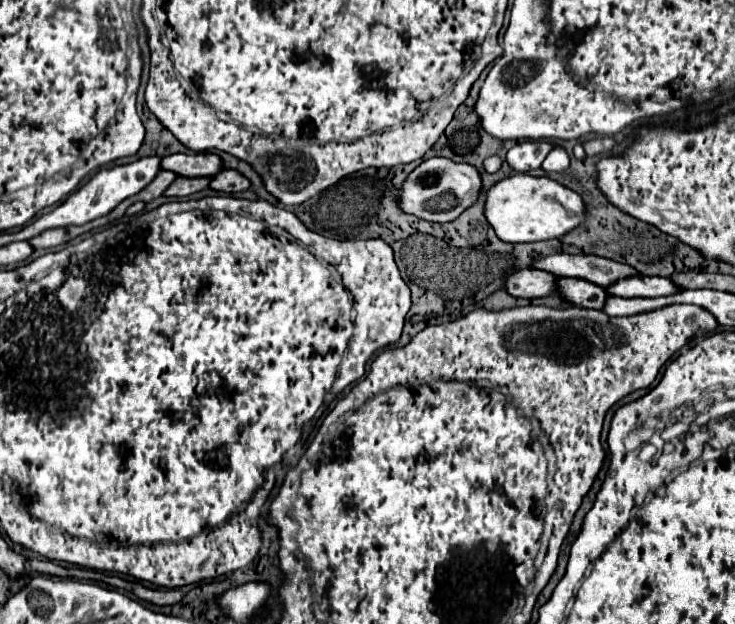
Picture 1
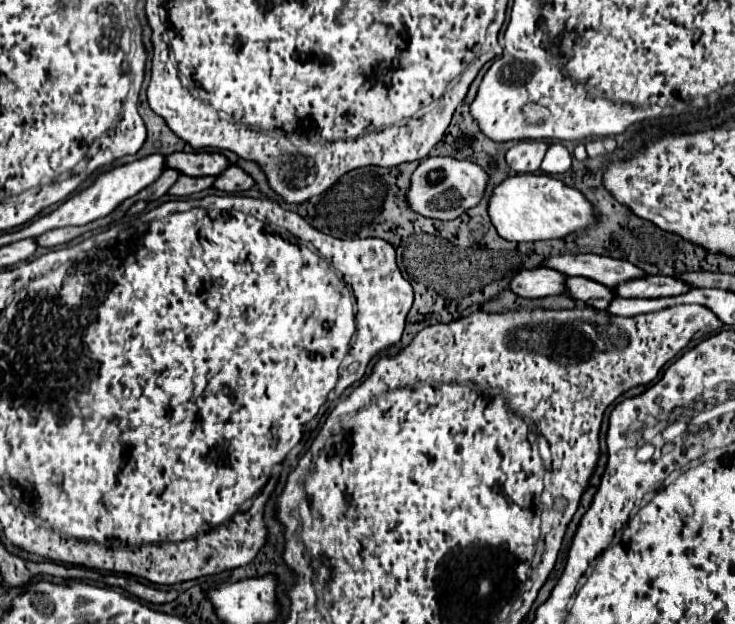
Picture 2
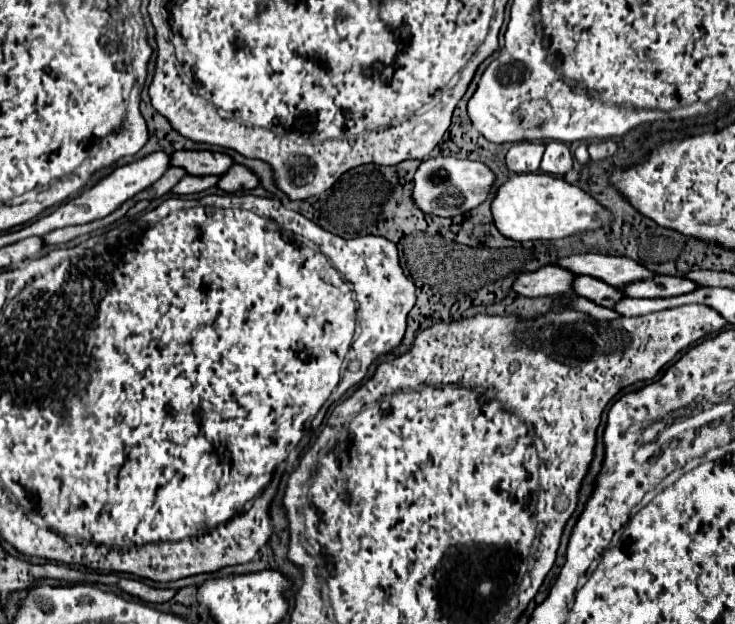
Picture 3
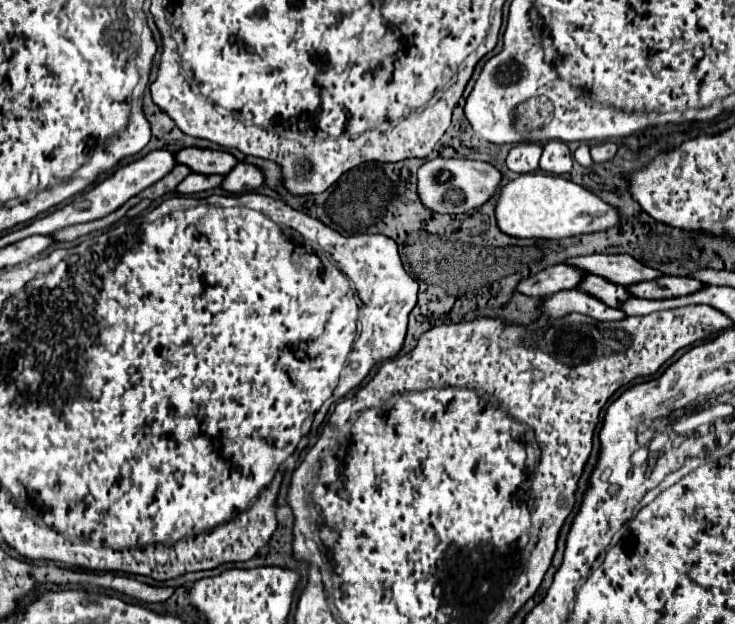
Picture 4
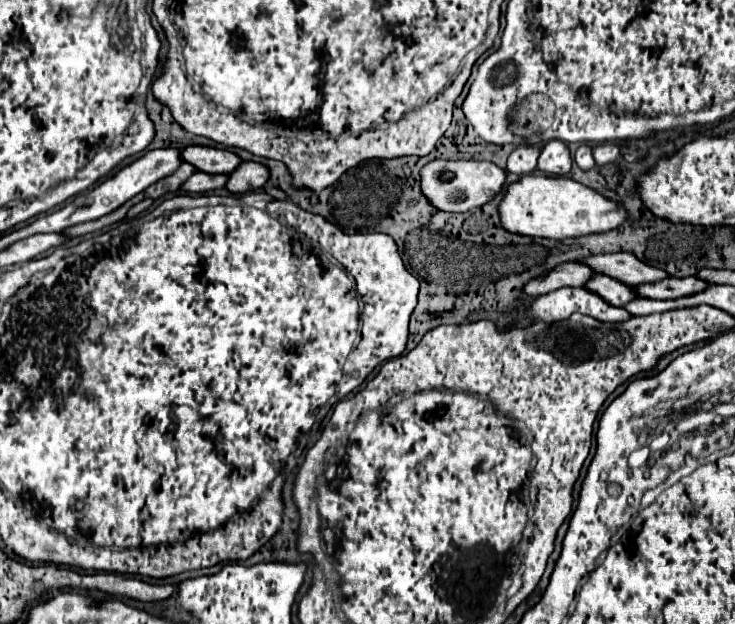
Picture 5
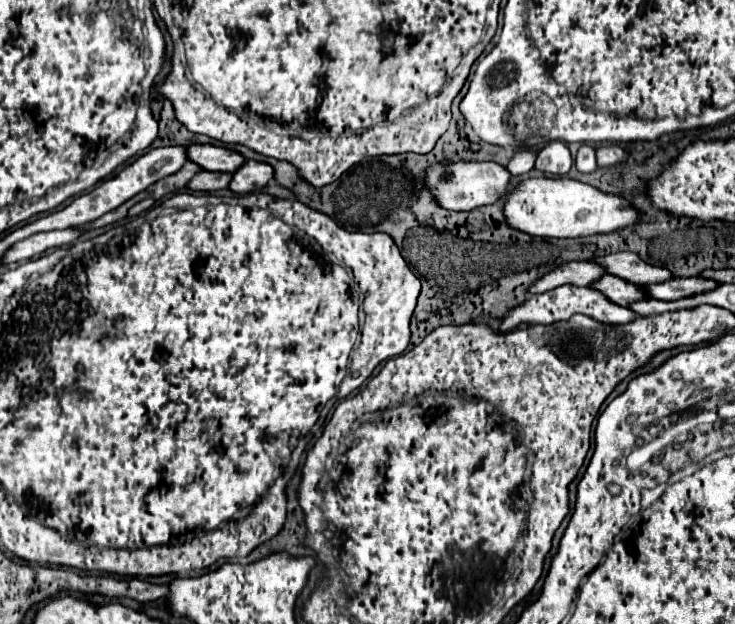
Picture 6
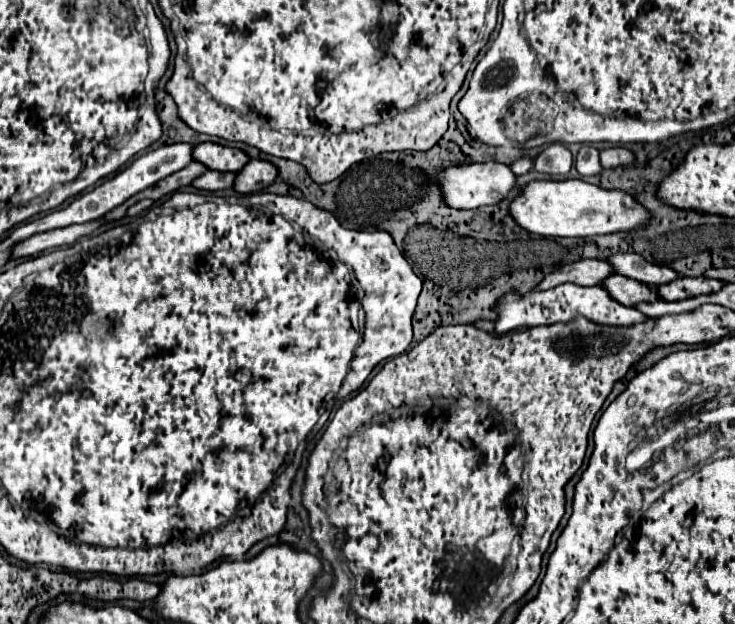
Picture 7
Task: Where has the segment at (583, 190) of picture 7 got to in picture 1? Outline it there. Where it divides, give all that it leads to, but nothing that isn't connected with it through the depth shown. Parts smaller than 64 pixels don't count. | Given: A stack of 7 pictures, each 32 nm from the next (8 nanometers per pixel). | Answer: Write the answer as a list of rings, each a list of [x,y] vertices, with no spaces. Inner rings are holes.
[[[514,174],[496,182],[486,192],[484,216],[500,240],[512,244],[536,242],[560,238],[568,230],[580,226],[584,222],[584,202],[576,192],[564,188],[562,184],[546,176]]]

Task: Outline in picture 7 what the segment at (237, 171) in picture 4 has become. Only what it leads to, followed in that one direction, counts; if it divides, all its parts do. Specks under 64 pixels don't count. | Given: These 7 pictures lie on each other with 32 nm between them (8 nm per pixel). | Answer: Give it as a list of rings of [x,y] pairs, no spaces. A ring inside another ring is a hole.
[[[250,160],[234,178],[234,190],[240,194],[254,194],[272,184],[278,176],[276,166],[266,160]]]

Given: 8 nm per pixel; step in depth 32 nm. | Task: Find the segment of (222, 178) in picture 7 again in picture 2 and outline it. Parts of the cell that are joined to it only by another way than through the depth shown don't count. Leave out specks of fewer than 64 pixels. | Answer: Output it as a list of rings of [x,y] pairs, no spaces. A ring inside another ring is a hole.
[[[180,176],[176,184],[168,190],[170,196],[190,196],[196,192],[202,192],[210,188],[214,182],[214,176],[202,176],[202,178],[190,178],[190,176]]]

